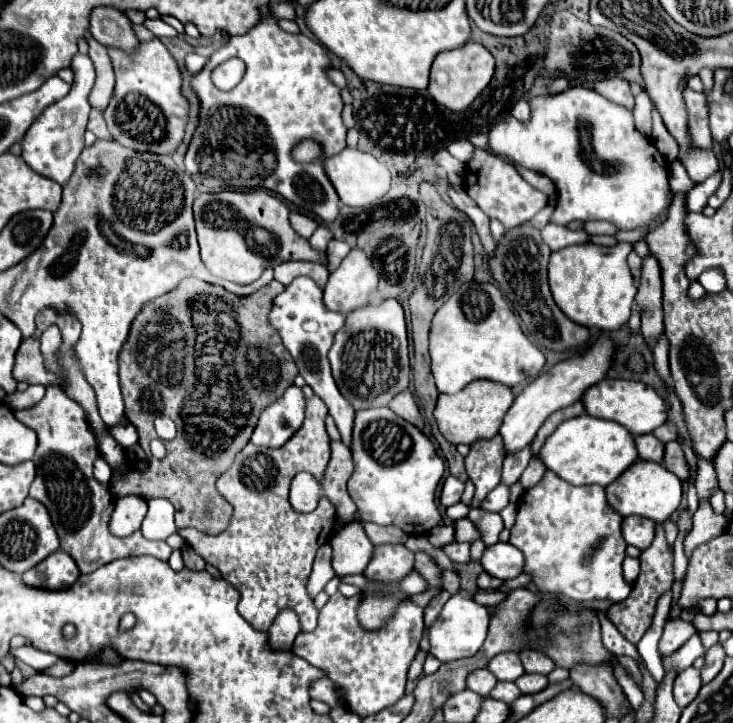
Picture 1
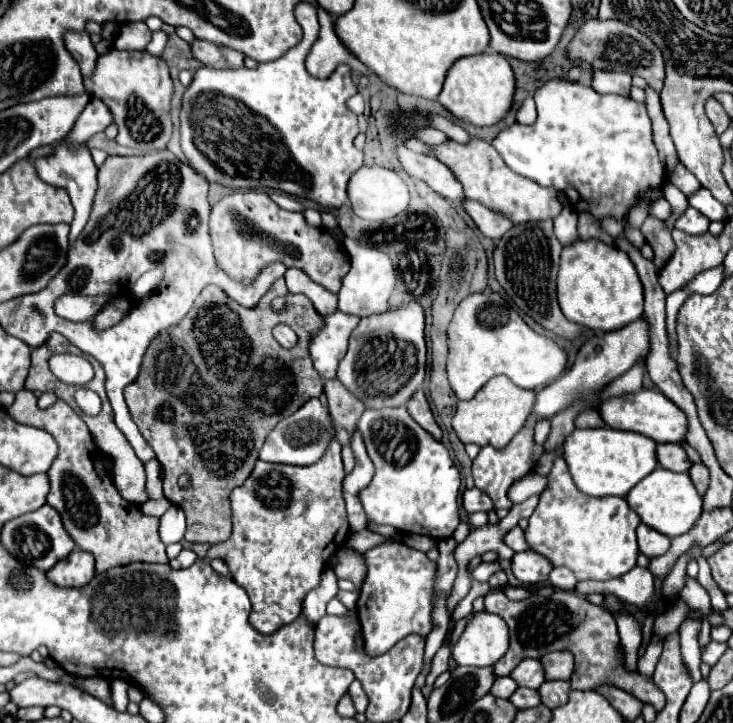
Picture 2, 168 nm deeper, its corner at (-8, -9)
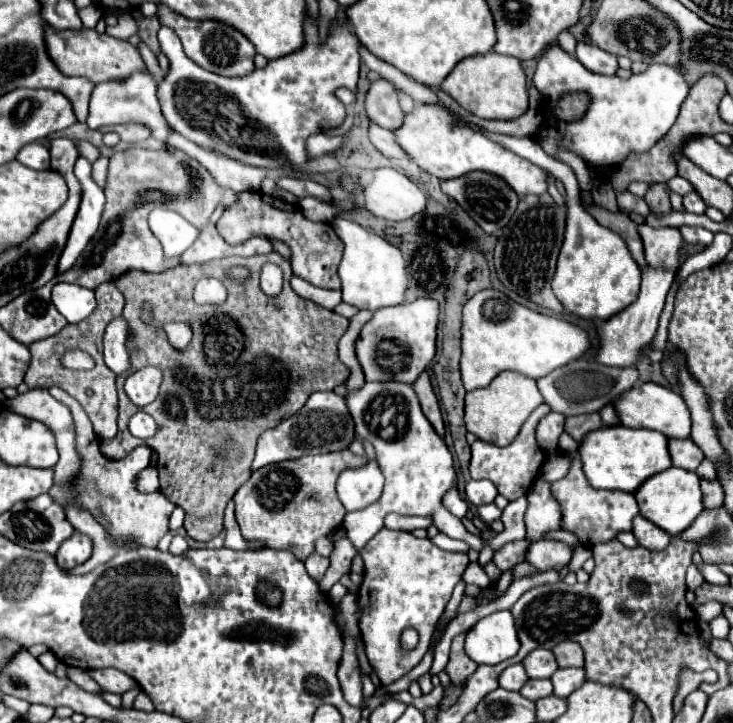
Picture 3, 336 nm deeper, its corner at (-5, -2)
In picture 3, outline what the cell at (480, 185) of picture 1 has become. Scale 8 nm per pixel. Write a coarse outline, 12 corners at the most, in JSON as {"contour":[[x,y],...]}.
{"contour":[[416,107],[400,147],[440,181],[484,171],[518,197],[548,173],[444,109]]}

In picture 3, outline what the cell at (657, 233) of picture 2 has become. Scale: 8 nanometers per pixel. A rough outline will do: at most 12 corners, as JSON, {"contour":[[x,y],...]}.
{"contour":[[652,183],[644,201],[652,213],[670,213],[664,183]]}

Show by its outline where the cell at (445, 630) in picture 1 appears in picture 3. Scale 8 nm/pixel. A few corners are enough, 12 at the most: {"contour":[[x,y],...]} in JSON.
{"contour":[[510,611],[480,619],[466,633],[466,655],[496,665],[520,649]]}

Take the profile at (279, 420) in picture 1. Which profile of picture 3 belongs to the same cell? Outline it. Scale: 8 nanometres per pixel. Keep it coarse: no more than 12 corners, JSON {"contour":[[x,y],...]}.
{"contour":[[312,393],[258,437],[252,469],[340,451],[354,439],[346,399]]}

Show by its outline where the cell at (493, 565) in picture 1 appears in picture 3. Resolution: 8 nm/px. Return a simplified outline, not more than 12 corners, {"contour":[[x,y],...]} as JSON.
{"contour":[[532,541],[526,561],[538,571],[562,569],[572,549],[560,541]]}

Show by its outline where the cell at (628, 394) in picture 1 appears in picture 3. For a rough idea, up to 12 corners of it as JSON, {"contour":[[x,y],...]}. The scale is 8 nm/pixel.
{"contour":[[642,383],[612,405],[626,427],[690,437],[690,411],[668,387]]}

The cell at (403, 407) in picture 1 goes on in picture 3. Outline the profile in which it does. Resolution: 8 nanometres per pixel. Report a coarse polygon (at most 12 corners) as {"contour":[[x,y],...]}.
{"contour":[[426,371],[412,389],[420,401],[422,413],[444,437],[440,407]]}

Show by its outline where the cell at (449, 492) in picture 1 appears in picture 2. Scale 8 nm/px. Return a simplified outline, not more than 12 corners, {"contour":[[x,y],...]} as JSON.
{"contour":[[479,488],[463,492],[469,514],[493,510],[493,502]]}

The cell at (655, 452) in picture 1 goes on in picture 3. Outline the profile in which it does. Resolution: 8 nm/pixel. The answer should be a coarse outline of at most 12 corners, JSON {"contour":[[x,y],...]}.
{"contour":[[670,439],[672,465],[688,471],[704,459],[692,439]]}

